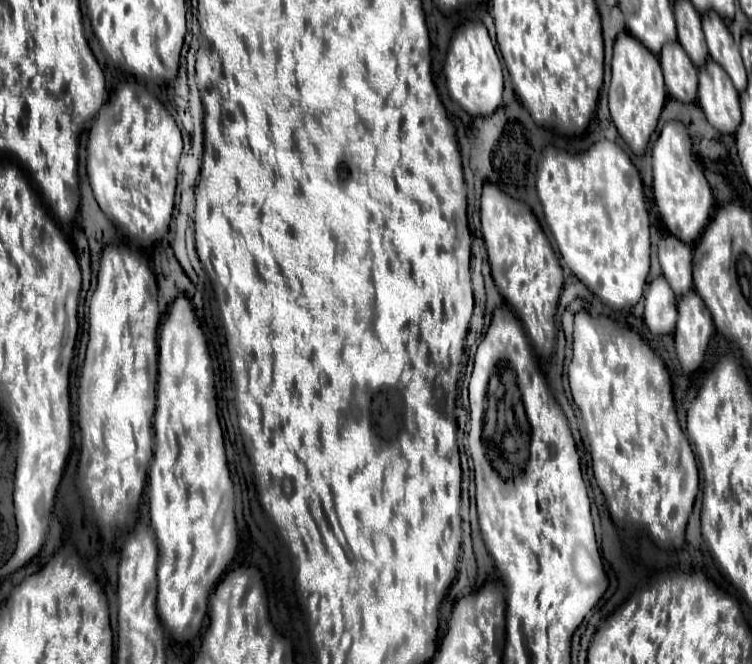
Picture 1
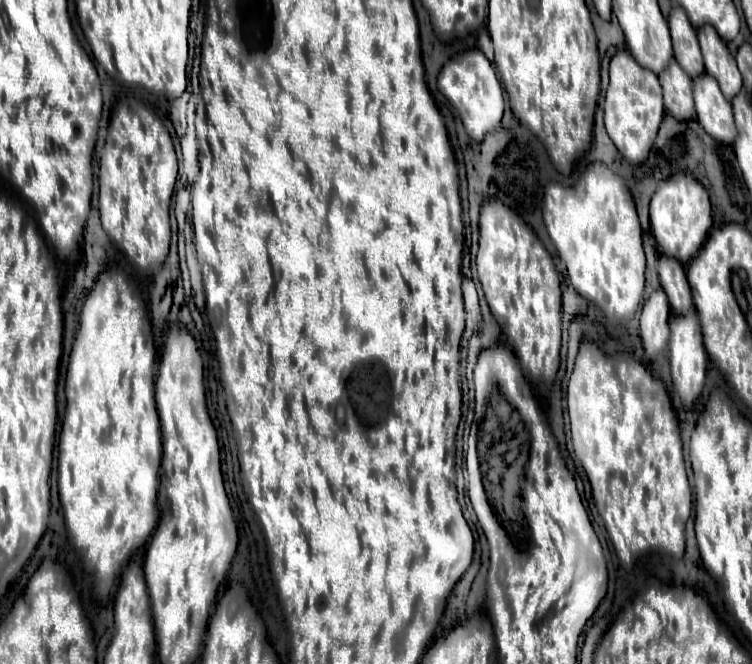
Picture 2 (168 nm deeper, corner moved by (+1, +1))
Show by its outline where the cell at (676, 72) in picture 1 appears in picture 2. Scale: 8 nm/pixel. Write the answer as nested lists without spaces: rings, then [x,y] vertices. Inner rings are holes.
[[[670,62],[668,68],[660,74],[660,84],[664,90],[666,112],[672,114],[678,122],[692,120],[696,112],[692,100],[692,78],[676,62]]]

